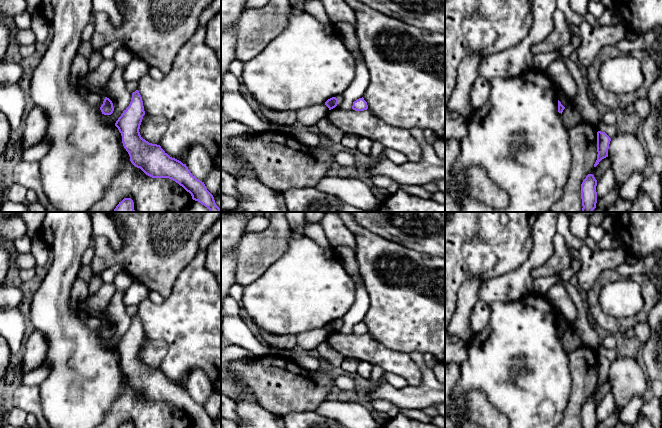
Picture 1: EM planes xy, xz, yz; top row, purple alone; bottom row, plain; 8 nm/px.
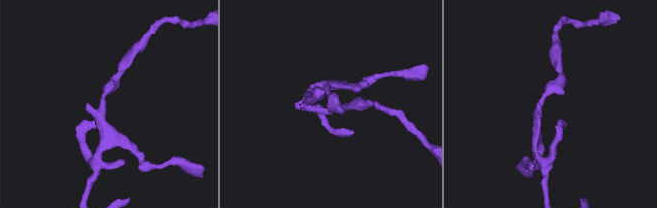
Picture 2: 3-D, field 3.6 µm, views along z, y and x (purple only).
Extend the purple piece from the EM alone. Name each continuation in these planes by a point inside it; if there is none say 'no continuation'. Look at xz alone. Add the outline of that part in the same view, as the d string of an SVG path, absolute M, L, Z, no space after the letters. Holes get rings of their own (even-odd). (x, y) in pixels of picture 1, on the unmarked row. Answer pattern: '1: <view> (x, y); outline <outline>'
no continuation

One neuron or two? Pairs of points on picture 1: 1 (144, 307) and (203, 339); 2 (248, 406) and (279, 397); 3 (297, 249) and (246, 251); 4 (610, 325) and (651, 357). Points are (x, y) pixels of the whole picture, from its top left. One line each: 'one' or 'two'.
1: one
2: two
3: two
4: two

